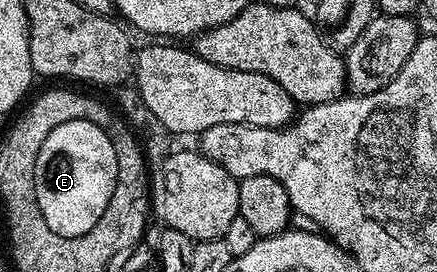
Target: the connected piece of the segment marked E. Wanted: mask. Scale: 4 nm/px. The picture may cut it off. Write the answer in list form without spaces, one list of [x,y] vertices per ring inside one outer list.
[[[73,119],[53,127],[41,143],[35,164],[37,207],[54,233],[73,237],[85,235],[105,212],[117,184],[114,143],[98,121]]]

